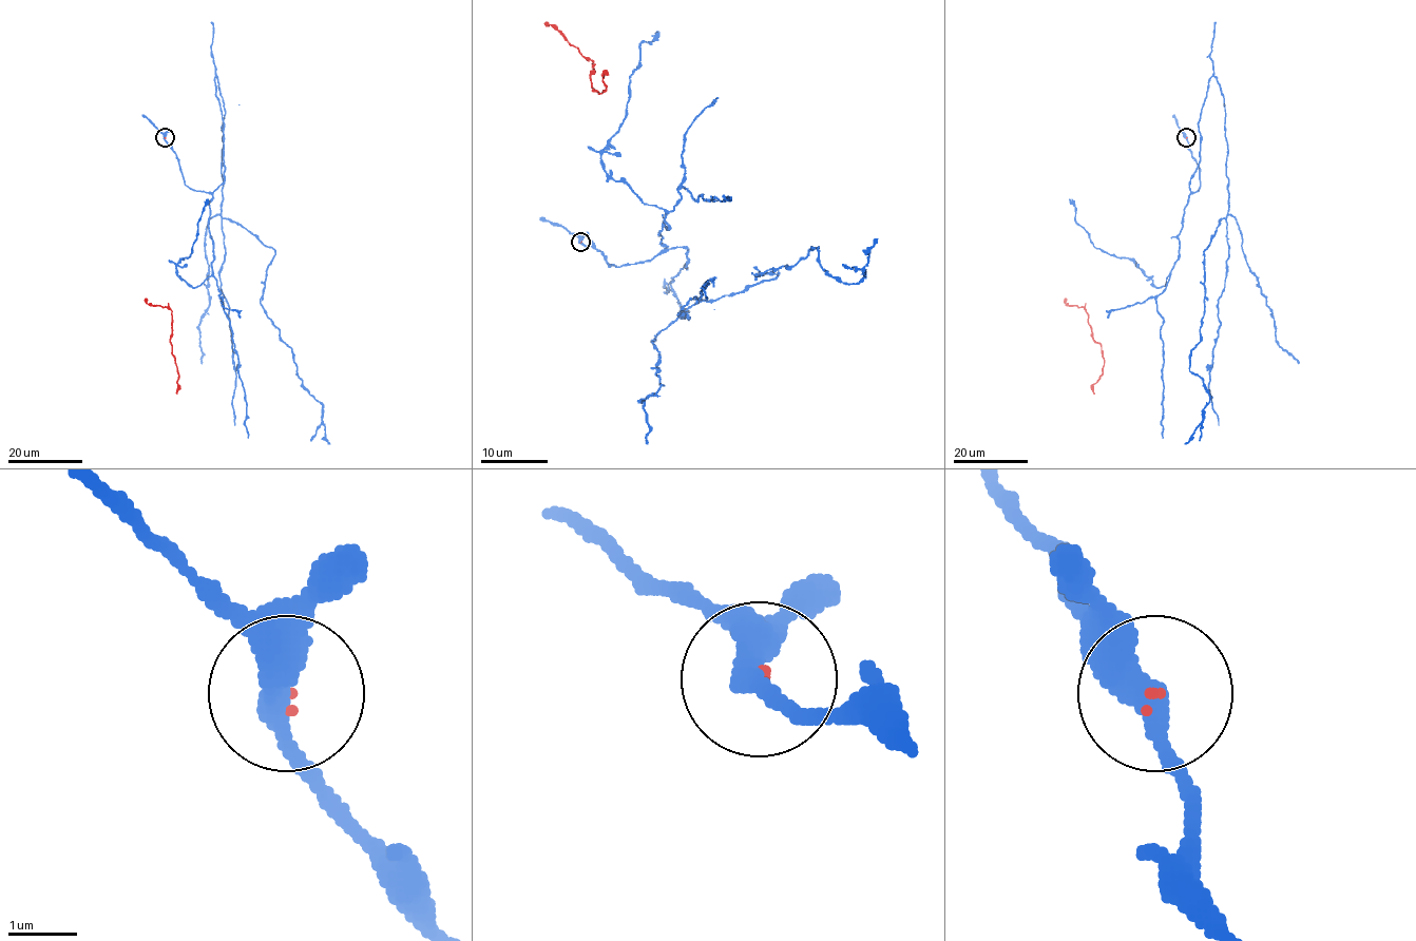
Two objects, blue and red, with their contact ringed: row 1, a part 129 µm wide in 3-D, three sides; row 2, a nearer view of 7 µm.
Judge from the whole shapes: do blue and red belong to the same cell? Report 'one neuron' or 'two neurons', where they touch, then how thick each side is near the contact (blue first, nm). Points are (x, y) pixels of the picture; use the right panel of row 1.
one neuron; at (1186, 137); 400 nm thick on the blue side, 50 nm on the other

